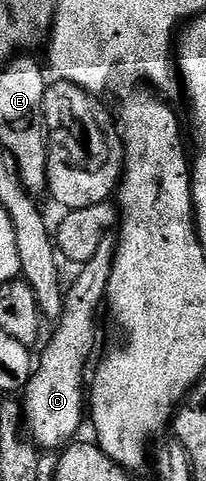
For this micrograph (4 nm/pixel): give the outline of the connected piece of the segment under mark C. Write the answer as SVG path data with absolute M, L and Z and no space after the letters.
M107 245L93 260L80 267L81 275L74 280L73 287L68 287L67 290L65 312L60 323L62 326L54 332L49 347L47 342L40 351L42 354L39 354L35 373L23 391L23 414L27 419L27 430L42 451L64 451L81 430L85 398L87 402L85 365L97 346L97 309L100 306L102 309L109 293L109 278L114 269L114 259L114 247Z

